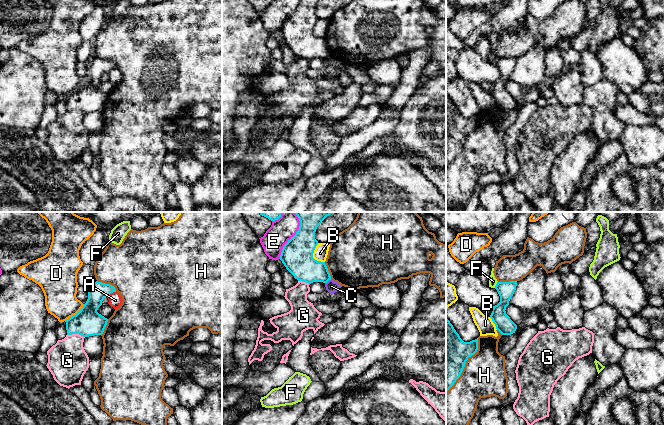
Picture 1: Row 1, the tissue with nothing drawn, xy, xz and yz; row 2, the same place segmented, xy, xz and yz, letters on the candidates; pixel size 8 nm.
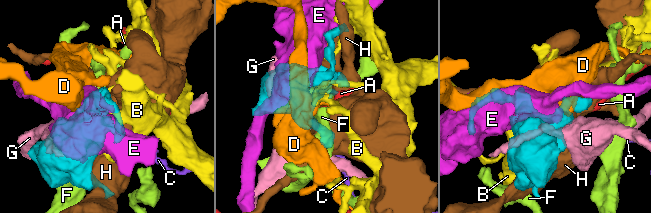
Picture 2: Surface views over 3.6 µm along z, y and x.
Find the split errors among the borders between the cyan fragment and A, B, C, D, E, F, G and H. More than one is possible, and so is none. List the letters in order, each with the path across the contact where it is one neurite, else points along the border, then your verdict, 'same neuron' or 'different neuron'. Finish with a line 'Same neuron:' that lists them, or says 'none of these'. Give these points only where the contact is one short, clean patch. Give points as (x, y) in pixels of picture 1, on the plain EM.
A: border xy (116, 67), (113, 67), (107, 73); different neuron
B: different neuron
C: border xz (330, 55), (325, 59); different neuron
D: border xy (84, 80), (65, 97); different neuron
E: different neuron
F: border yz (497, 57), (494, 63); different neuron
G: different neuron
H: different neuron
Same neuron: none of these

